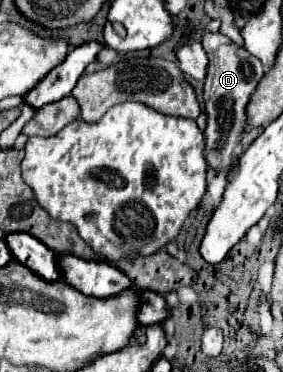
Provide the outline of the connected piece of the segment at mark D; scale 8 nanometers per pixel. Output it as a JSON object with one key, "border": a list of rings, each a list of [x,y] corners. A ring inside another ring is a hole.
{"border":[[[203,30],[201,46],[209,58],[207,78],[203,84],[203,100],[205,100],[205,112],[207,112],[205,158],[213,170],[227,174],[235,166],[235,162],[231,160],[231,152],[239,144],[239,138],[243,134],[243,122],[247,120],[245,106],[247,106],[251,94],[255,92],[259,78],[263,76],[263,64],[255,56],[247,54],[247,50],[243,46],[237,46],[221,32]]]}

